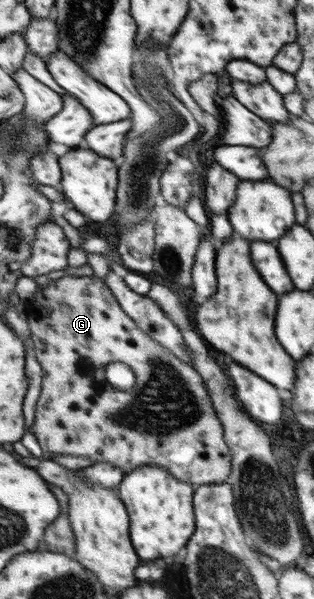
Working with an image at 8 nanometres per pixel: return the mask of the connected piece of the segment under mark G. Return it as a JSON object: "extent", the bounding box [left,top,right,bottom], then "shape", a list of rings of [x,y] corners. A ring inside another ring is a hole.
{"extent":[27,275,235,487],"shape":[[[67,275],[62,279],[53,280],[48,286],[40,286],[31,300],[31,304],[27,305],[28,313],[30,314],[32,337],[35,341],[36,356],[43,368],[43,389],[37,403],[33,432],[37,436],[46,457],[52,454],[86,456],[94,464],[116,464],[119,468],[126,470],[126,474],[147,465],[159,465],[165,469],[169,469],[173,475],[178,476],[181,480],[194,484],[197,487],[206,484],[230,482],[235,468],[234,454],[232,453],[233,450],[230,447],[230,443],[226,440],[226,428],[221,417],[218,415],[218,409],[216,406],[213,406],[213,400],[211,400],[211,396],[207,392],[204,376],[193,365],[179,359],[170,348],[167,348],[164,344],[155,340],[148,332],[145,332],[135,322],[135,319],[127,314],[126,309],[119,302],[118,296],[112,295],[106,279],[95,277],[95,275],[88,277]],[[112,362],[124,362],[133,368],[138,378],[135,389],[130,391],[121,390],[108,379],[108,366]]]}

